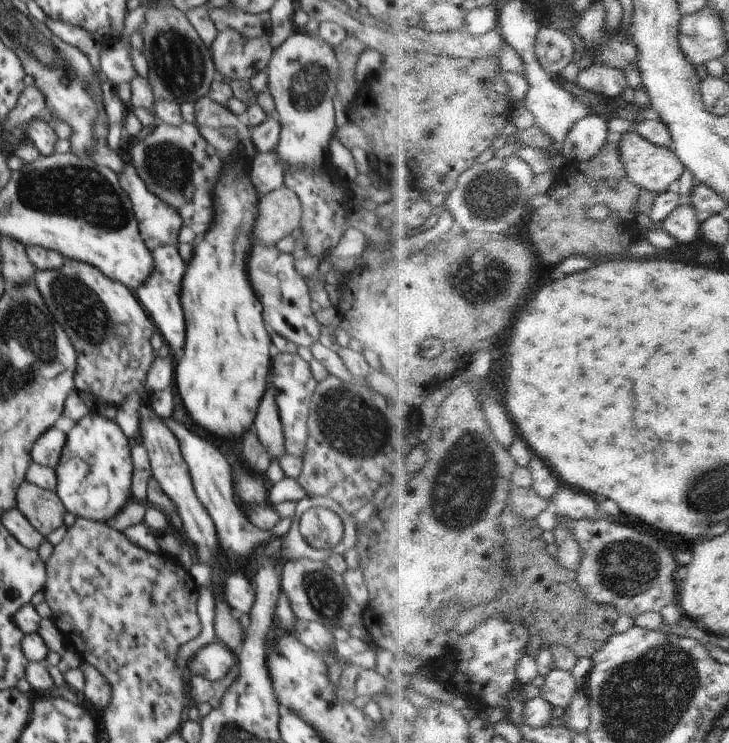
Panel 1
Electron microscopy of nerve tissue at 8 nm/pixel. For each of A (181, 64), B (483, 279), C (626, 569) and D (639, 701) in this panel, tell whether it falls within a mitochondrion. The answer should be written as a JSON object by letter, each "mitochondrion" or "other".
{"A":"mitochondrion","B":"mitochondrion","C":"mitochondrion","D":"mitochondrion"}

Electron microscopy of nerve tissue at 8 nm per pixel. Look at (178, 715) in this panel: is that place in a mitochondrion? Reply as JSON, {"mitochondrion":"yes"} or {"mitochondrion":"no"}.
{"mitochondrion":"no"}

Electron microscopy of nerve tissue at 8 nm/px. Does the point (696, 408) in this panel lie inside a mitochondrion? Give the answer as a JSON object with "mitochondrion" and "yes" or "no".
{"mitochondrion":"no"}

